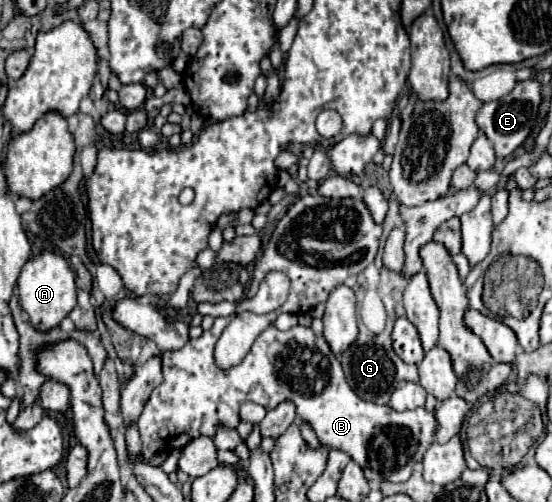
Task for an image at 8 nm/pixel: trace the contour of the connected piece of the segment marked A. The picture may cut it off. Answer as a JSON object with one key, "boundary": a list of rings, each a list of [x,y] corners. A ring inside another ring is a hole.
{"boundary":[[[44,251],[42,255],[32,257],[22,267],[22,273],[18,277],[18,303],[22,311],[28,313],[34,329],[50,331],[58,327],[60,321],[68,317],[68,313],[76,305],[76,281],[68,263],[52,251]]]}

